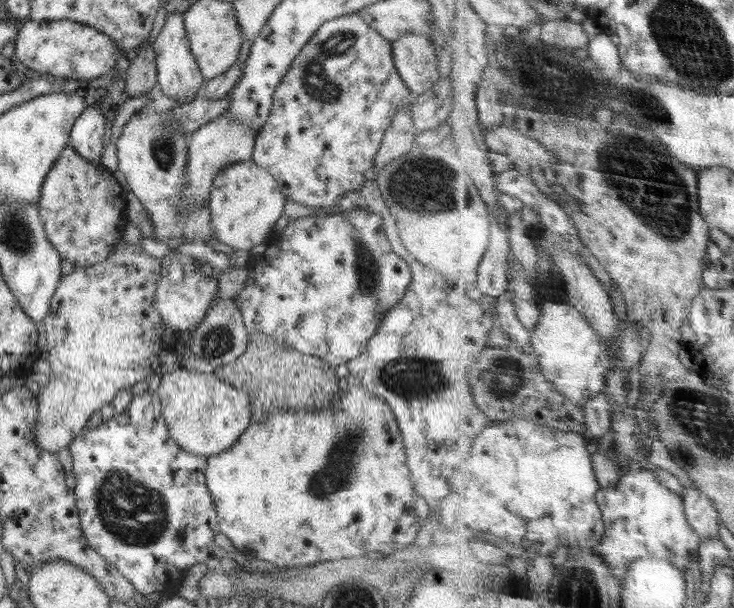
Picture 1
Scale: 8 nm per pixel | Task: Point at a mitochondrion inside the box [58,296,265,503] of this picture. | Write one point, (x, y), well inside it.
(218, 342)

